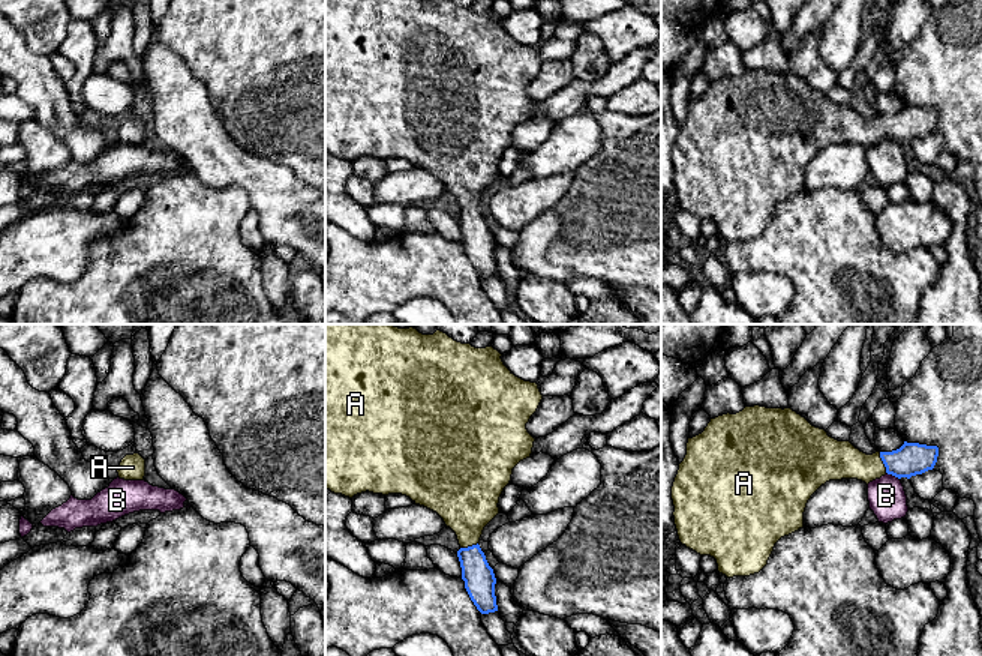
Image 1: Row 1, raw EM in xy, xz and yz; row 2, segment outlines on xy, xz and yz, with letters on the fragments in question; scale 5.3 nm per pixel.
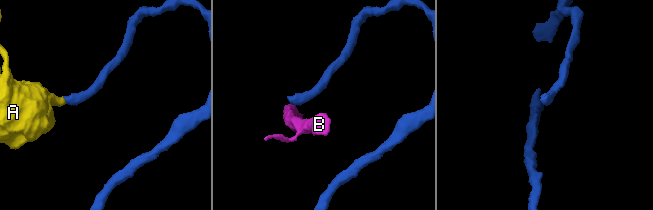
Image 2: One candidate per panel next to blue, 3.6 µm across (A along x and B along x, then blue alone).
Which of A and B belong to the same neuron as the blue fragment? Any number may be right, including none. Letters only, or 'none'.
A

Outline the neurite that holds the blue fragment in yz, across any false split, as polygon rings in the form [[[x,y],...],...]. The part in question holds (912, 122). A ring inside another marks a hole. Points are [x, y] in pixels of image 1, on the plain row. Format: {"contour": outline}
{"contour": [[[760,69],[745,71],[742,75],[736,78],[727,77],[715,83],[711,83],[711,86],[708,87],[708,90],[702,98],[688,102],[687,119],[684,125],[679,128],[679,134],[672,150],[672,164],[675,170],[675,176],[673,176],[675,189],[681,207],[696,215],[700,219],[714,221],[717,224],[720,237],[726,239],[727,242],[750,240],[759,237],[768,228],[774,210],[781,201],[789,200],[804,191],[804,176],[807,167],[811,162],[811,159],[826,146],[841,144],[841,143],[858,143],[868,149],[870,146],[880,143],[886,137],[898,143],[901,141],[910,143],[912,140],[922,138],[928,134],[933,134],[937,126],[937,120],[939,120],[937,110],[927,110],[927,108],[907,107],[907,105],[904,105],[904,108],[897,114],[876,116],[873,119],[867,119],[859,113],[856,113],[850,105],[838,105],[829,101],[825,93],[813,90],[805,81],[802,81],[792,72],[784,72],[784,74],[766,72]]]}

